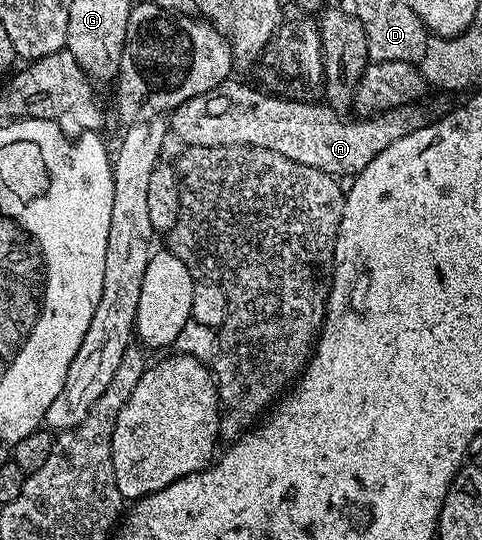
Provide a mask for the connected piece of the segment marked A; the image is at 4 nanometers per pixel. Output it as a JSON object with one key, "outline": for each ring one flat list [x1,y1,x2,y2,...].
{"outline":[[229,77,219,83,214,89,202,93,198,97,190,97,190,101,182,101,170,113,171,134,180,138,185,148,189,147,261,147,274,153,282,153,290,157,298,165,310,165,310,169,324,171,337,177,355,177,362,169,366,169,374,157,394,141,422,129,432,122,434,115,423,106,423,102,407,103,389,111,381,111,371,117,353,118,353,123,343,114,337,113,331,107,320,101,301,101,286,99,275,93,267,95,248,83,235,83,235,78]]}

